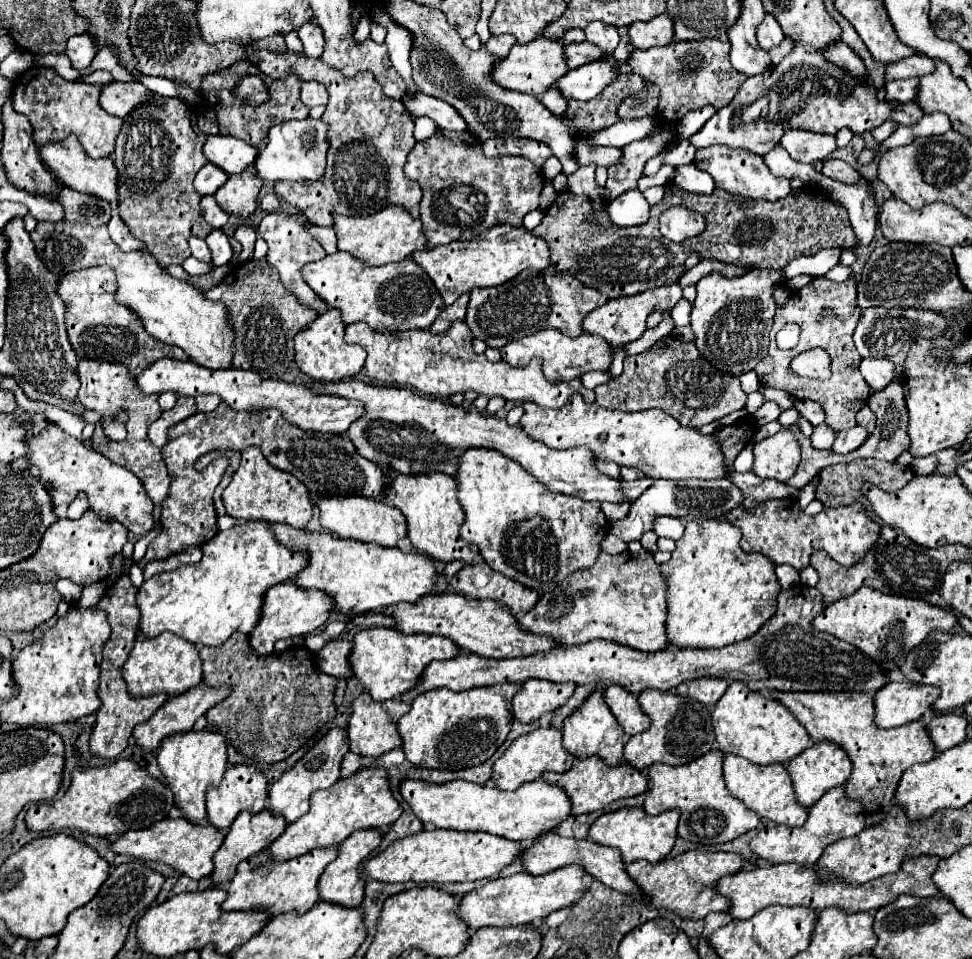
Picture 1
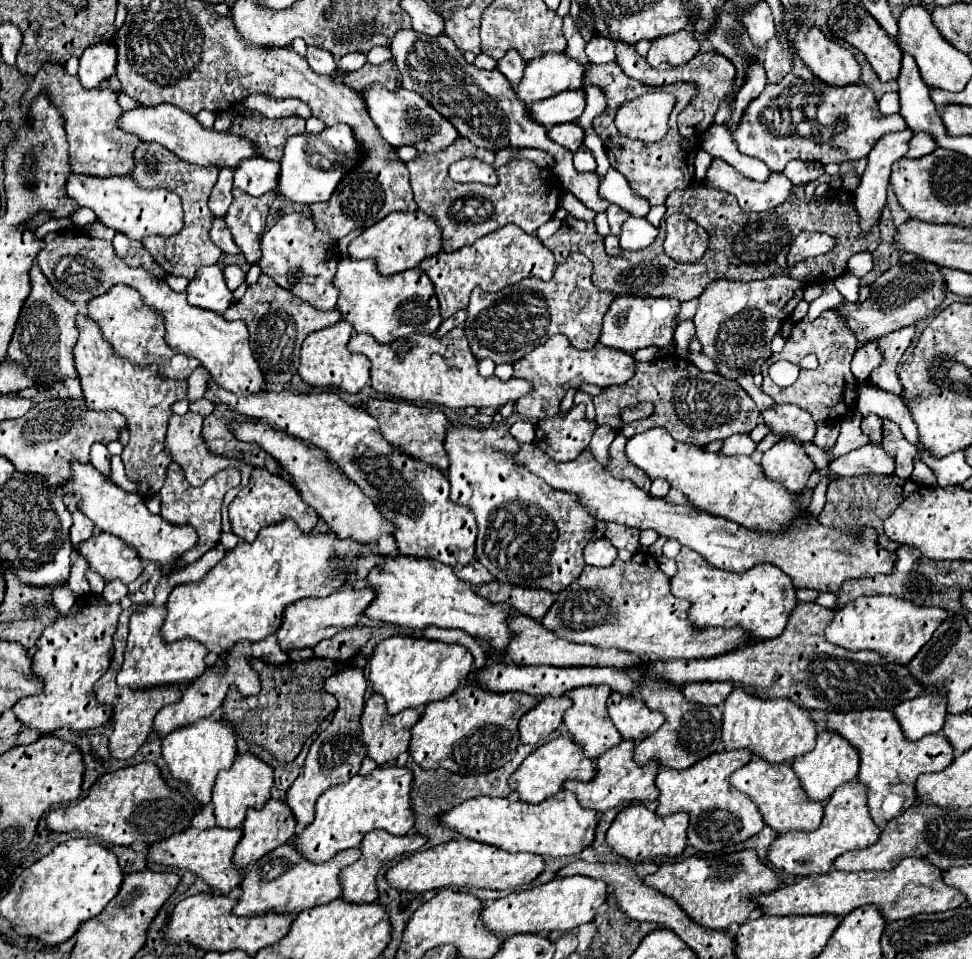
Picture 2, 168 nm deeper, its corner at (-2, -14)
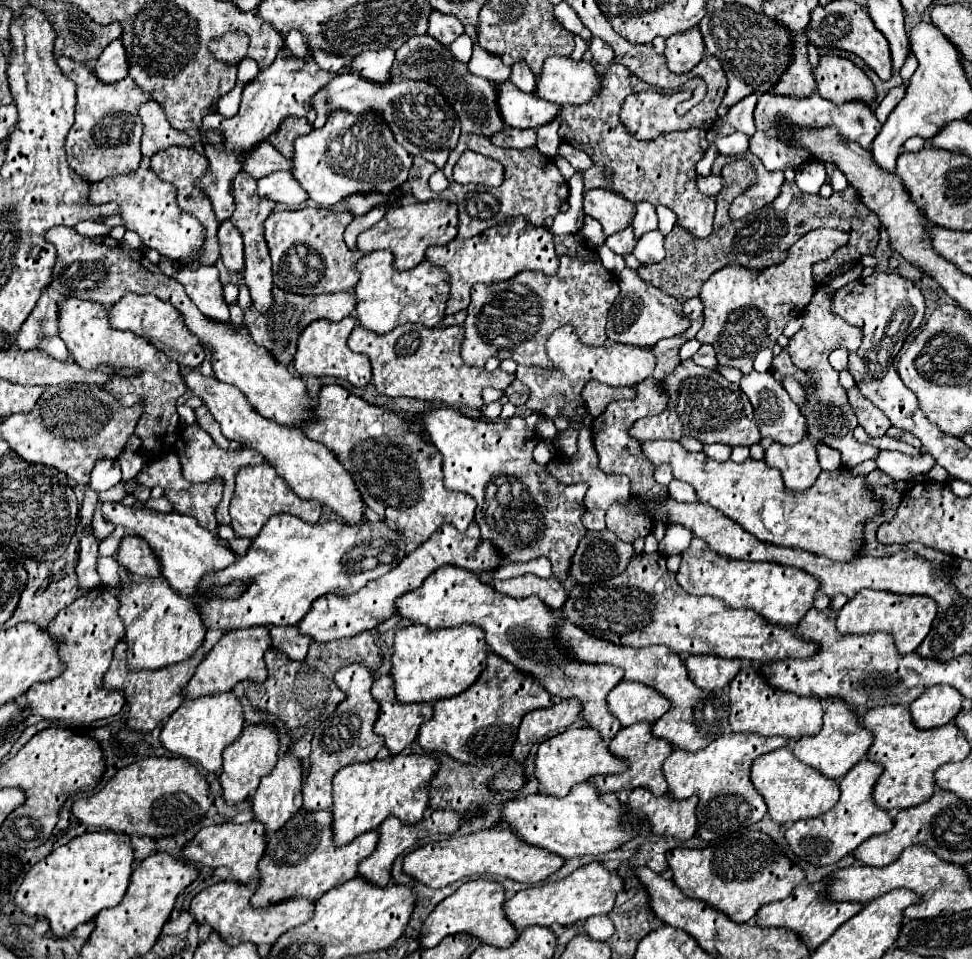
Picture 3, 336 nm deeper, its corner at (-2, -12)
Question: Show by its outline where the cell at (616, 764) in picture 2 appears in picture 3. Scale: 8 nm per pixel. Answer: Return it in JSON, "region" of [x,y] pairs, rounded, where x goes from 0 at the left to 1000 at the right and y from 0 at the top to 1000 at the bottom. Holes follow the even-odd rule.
{"region":[[[649,756],[643,758],[635,764],[635,769],[627,775],[627,783],[643,794],[647,800],[645,804],[637,806],[637,808],[629,808],[629,810],[610,810],[610,819],[614,821],[616,827],[637,827],[637,825],[651,825],[655,821],[664,821],[668,823],[672,829],[680,831],[686,827],[686,814],[682,810],[680,798],[684,794],[684,789],[692,783],[690,777],[686,777],[686,773],[674,773],[674,769],[670,769],[670,758],[668,756]]]}

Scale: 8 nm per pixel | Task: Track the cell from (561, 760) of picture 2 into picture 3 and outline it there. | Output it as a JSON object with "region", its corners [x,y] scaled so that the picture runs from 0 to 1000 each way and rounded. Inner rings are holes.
{"region":[[[608,758],[583,760],[559,773],[550,787],[550,810],[555,814],[555,825],[569,831],[581,831],[590,819],[600,816],[610,808],[629,808],[643,802],[645,798],[641,794],[635,794],[635,789],[629,789],[624,775],[620,775],[616,764]]]}

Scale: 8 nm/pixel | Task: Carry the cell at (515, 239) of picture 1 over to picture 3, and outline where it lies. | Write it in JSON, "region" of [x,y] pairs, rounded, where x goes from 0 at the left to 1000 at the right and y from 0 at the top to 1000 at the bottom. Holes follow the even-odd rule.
{"region":[[[538,226],[522,228],[495,245],[489,245],[480,251],[466,249],[458,258],[439,260],[439,272],[458,281],[462,287],[462,312],[460,312],[460,328],[468,328],[470,324],[483,318],[483,303],[489,295],[507,297],[513,293],[522,293],[536,283],[557,283],[561,287],[569,287],[575,278],[575,268],[571,266],[569,245],[561,237],[548,237]]]}

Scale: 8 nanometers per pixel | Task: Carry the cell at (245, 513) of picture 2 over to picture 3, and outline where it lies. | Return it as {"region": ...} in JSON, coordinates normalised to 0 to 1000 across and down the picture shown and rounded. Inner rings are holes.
{"region":[[[277,483],[262,485],[262,487],[250,487],[244,493],[244,499],[242,499],[242,516],[240,516],[238,531],[236,531],[238,550],[240,550],[242,558],[244,560],[262,562],[266,558],[269,550],[275,545],[275,541],[279,537],[285,537],[285,535],[299,535],[299,537],[306,537],[308,541],[312,541],[316,545],[326,545],[326,541],[330,537],[330,527],[328,527],[328,522],[308,520],[295,508],[295,504],[283,493],[283,489]]]}

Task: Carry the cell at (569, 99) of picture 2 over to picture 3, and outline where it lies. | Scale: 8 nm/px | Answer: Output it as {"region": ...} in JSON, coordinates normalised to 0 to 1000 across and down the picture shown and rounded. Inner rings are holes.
{"region":[[[524,84],[513,87],[513,114],[517,114],[517,126],[532,135],[552,135],[567,128],[577,112],[567,105],[555,105],[548,97],[538,97]]]}

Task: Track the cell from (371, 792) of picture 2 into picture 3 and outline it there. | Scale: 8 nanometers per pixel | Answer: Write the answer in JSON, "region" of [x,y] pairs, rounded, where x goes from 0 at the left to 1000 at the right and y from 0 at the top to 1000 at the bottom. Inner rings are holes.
{"region":[[[400,787],[392,794],[363,796],[343,810],[343,879],[353,883],[371,869],[384,867],[398,852],[408,852],[415,860],[427,860],[439,844],[439,814],[448,806],[445,787]]]}

